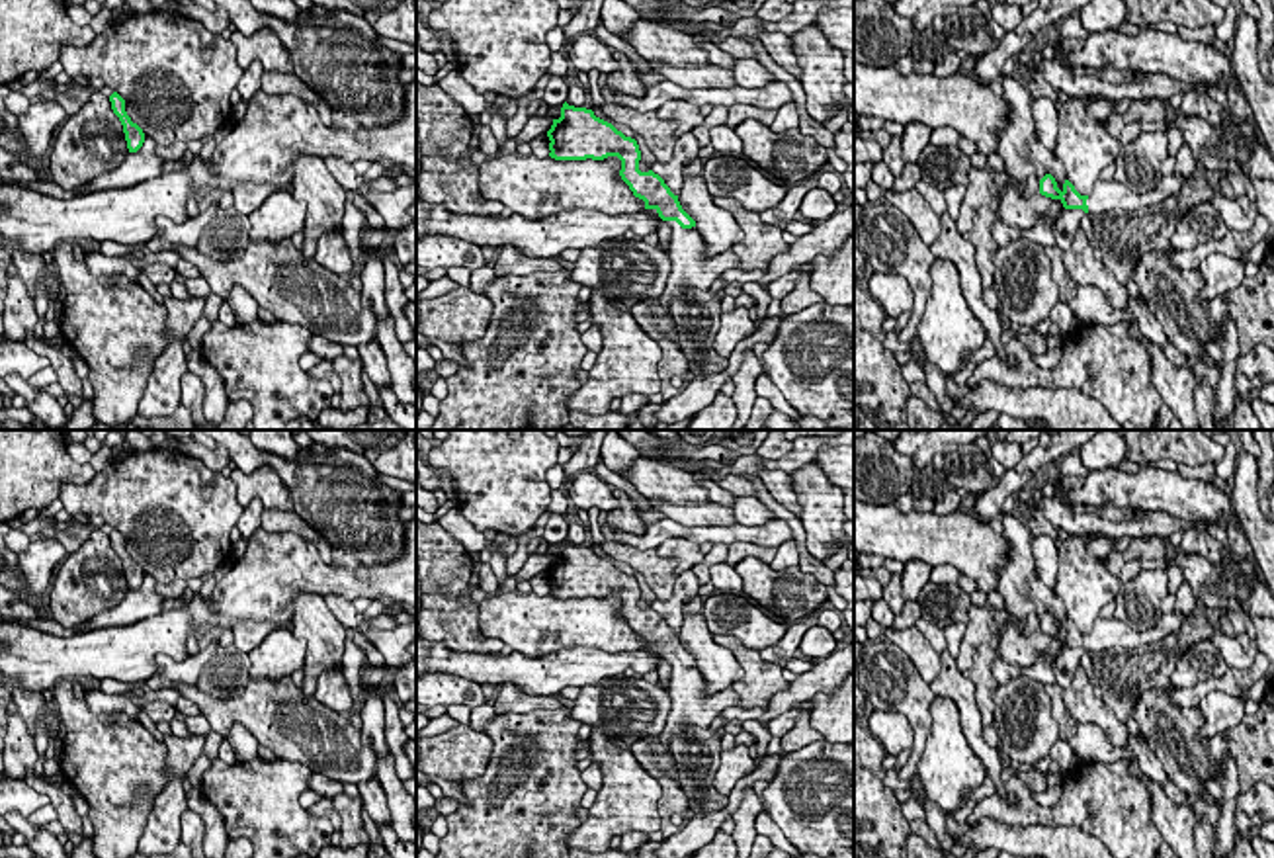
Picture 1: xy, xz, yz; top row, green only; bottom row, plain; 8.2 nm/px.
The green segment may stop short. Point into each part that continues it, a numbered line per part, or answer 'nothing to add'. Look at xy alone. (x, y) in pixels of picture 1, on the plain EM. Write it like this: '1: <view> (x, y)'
nothing to add

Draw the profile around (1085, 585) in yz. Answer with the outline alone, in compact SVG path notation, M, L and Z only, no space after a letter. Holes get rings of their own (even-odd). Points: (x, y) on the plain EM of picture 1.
M1069 534L1059 551L1055 594L1065 604L1067 618L1081 633L1090 633L1100 610L1116 600L1122 580L1086 545L1081 534Z

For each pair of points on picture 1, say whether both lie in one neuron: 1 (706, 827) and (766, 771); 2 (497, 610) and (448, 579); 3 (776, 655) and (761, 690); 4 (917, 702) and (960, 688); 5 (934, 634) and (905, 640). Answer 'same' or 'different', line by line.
1: same
2: different
3: different
4: different
5: different

